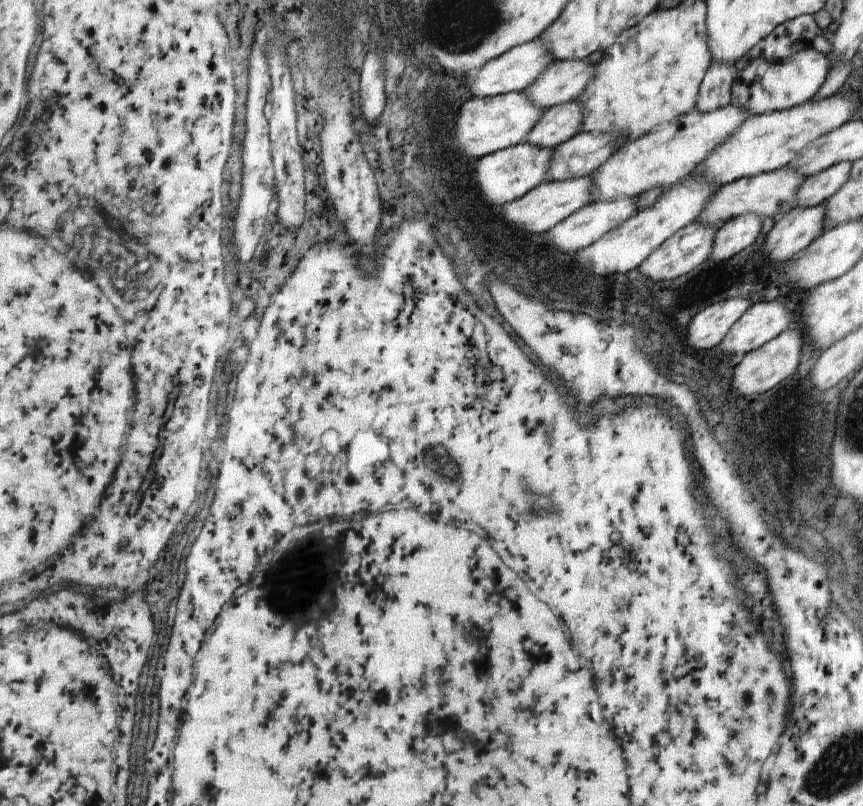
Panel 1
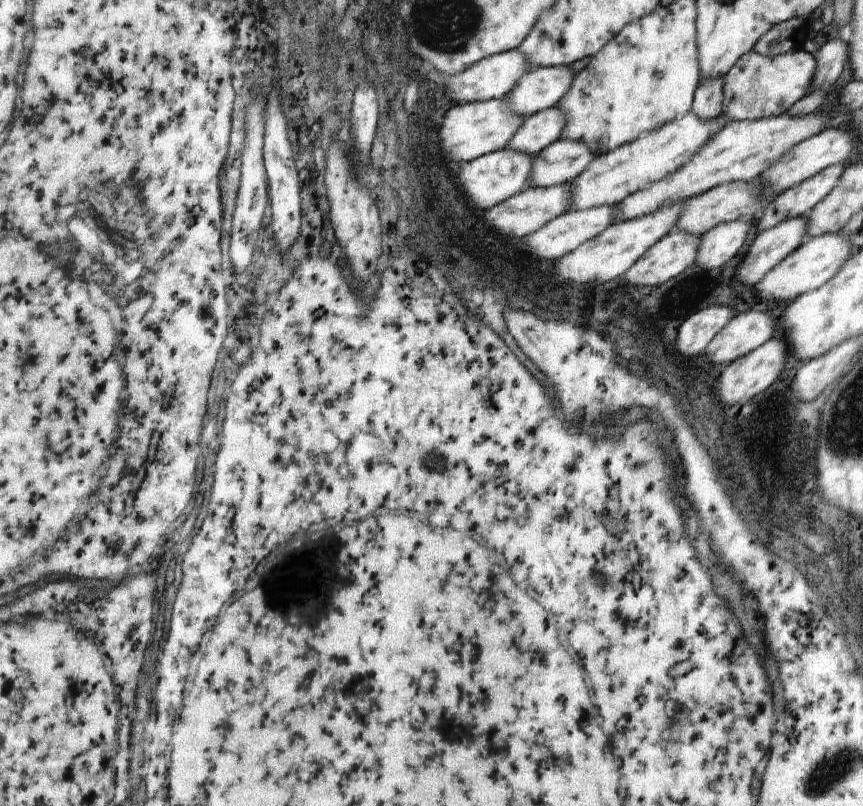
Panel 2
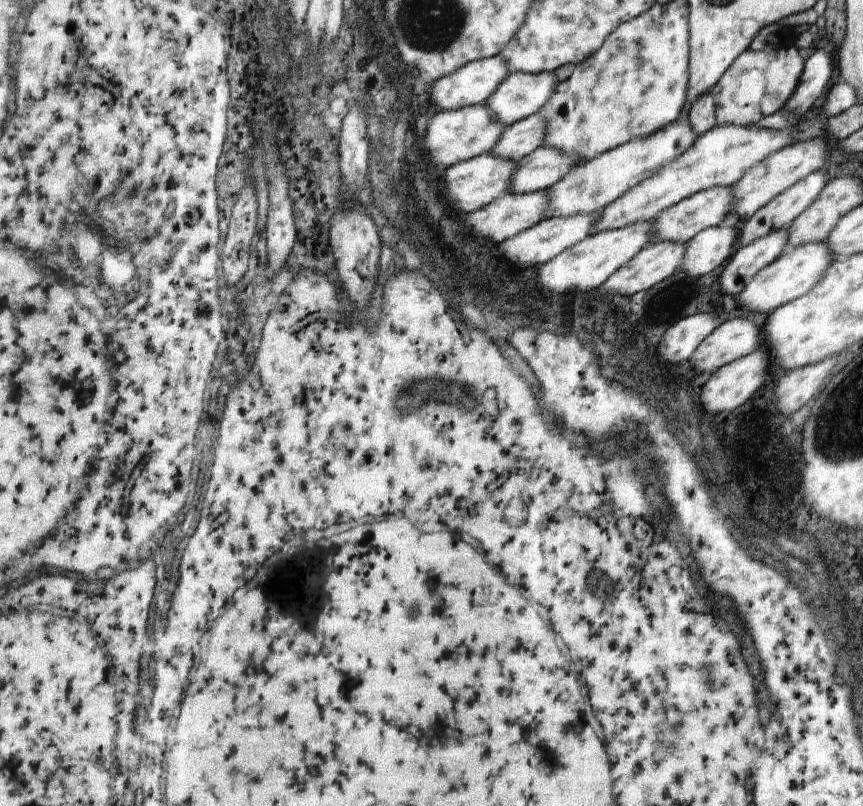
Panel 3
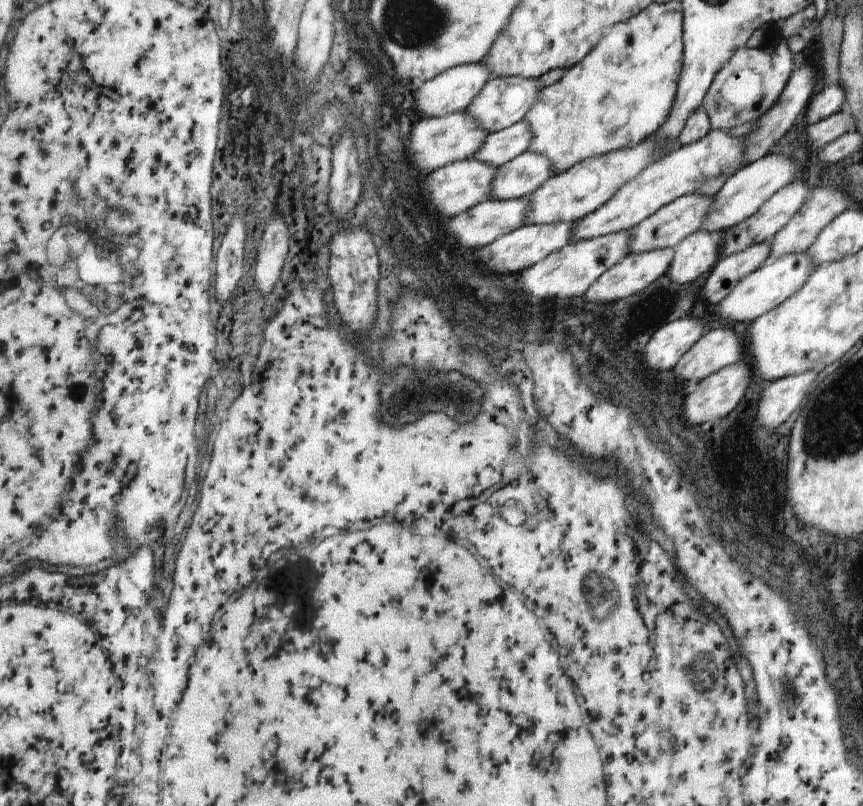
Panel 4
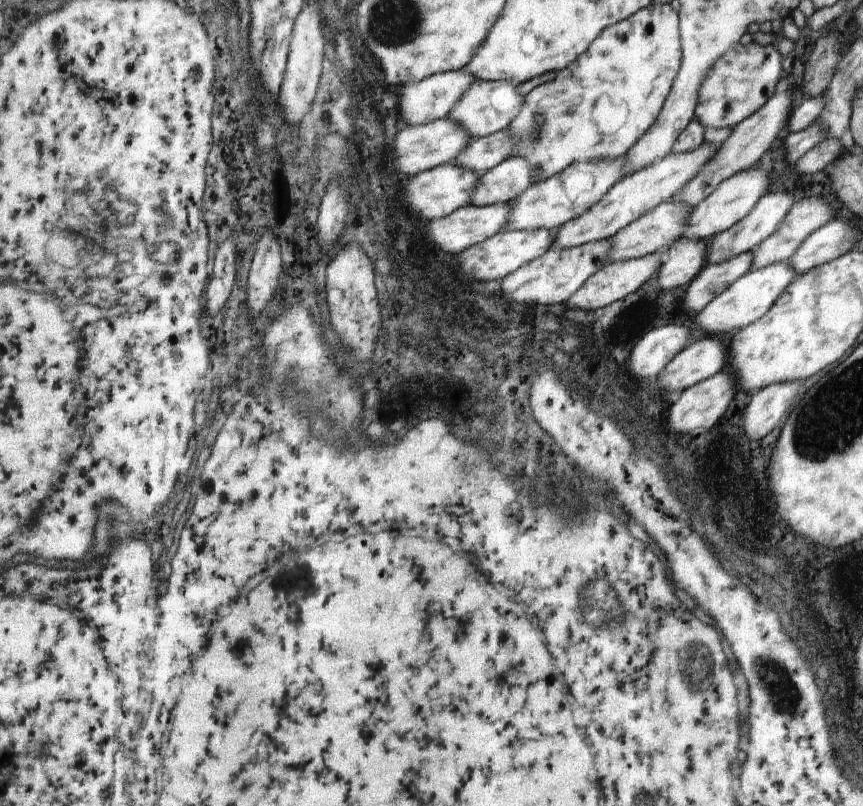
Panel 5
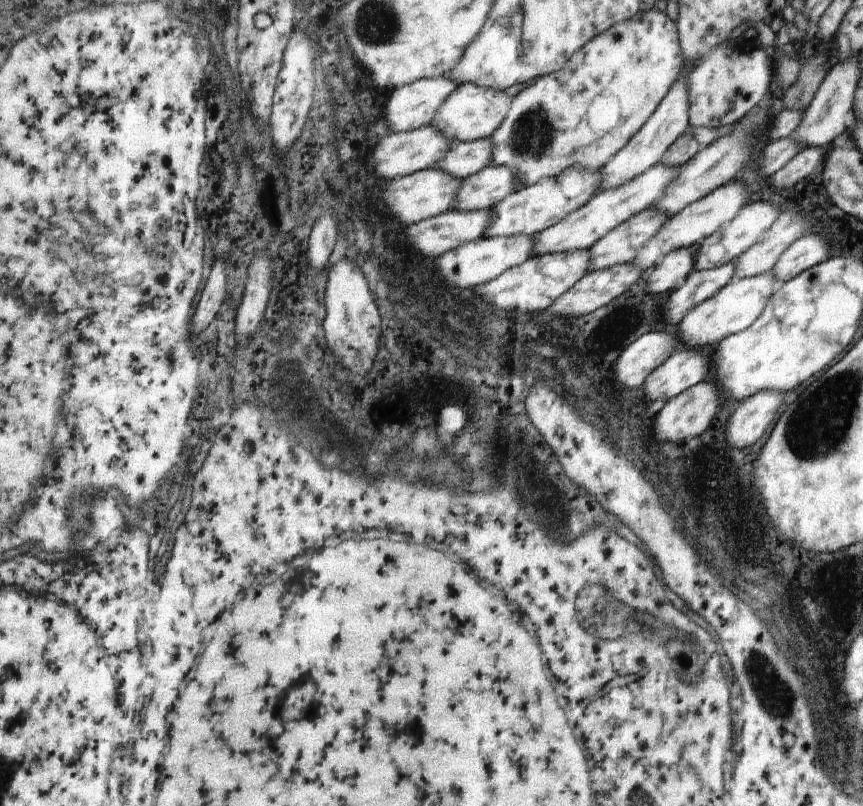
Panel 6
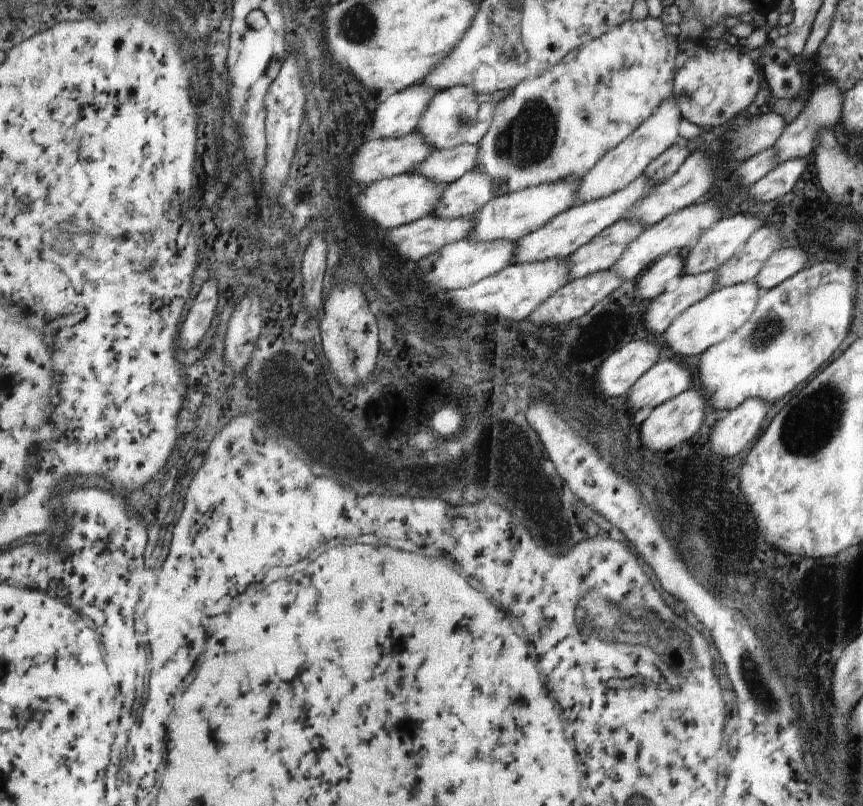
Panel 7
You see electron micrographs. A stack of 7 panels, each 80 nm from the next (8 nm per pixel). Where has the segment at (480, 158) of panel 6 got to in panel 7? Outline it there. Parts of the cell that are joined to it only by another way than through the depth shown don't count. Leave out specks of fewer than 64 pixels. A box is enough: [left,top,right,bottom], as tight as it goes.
[410,144,477,185]

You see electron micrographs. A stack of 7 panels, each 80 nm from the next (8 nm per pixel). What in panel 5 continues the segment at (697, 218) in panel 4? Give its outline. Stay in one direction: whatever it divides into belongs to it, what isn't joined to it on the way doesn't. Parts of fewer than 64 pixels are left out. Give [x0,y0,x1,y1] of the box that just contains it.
[607,196,691,264]

